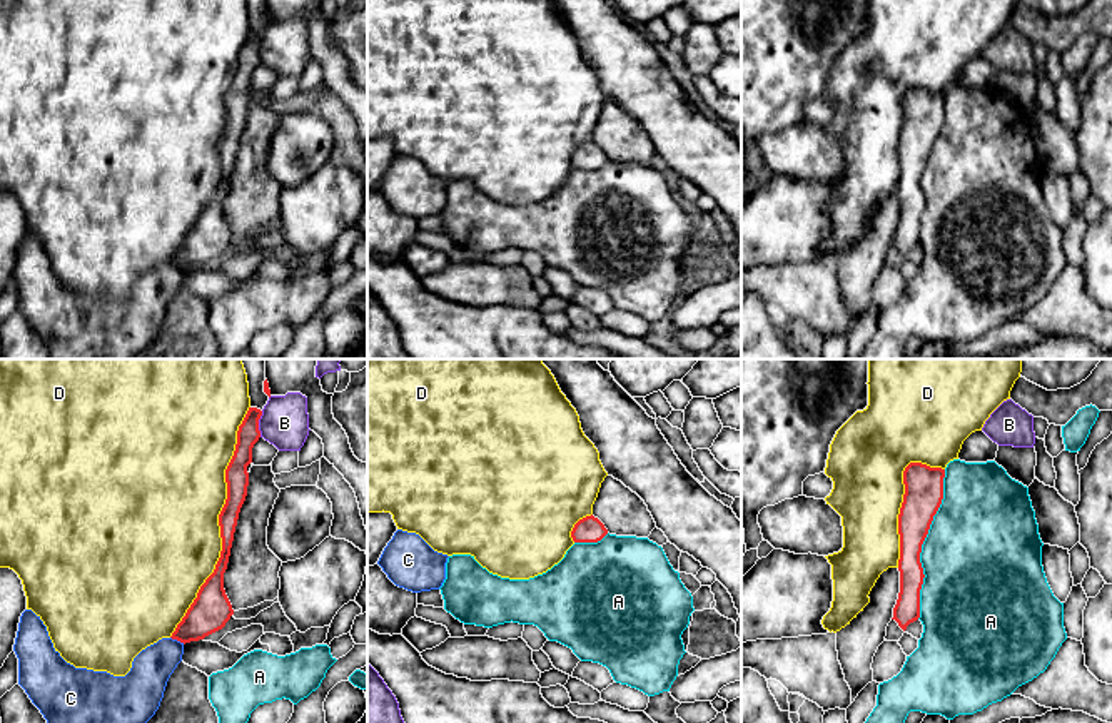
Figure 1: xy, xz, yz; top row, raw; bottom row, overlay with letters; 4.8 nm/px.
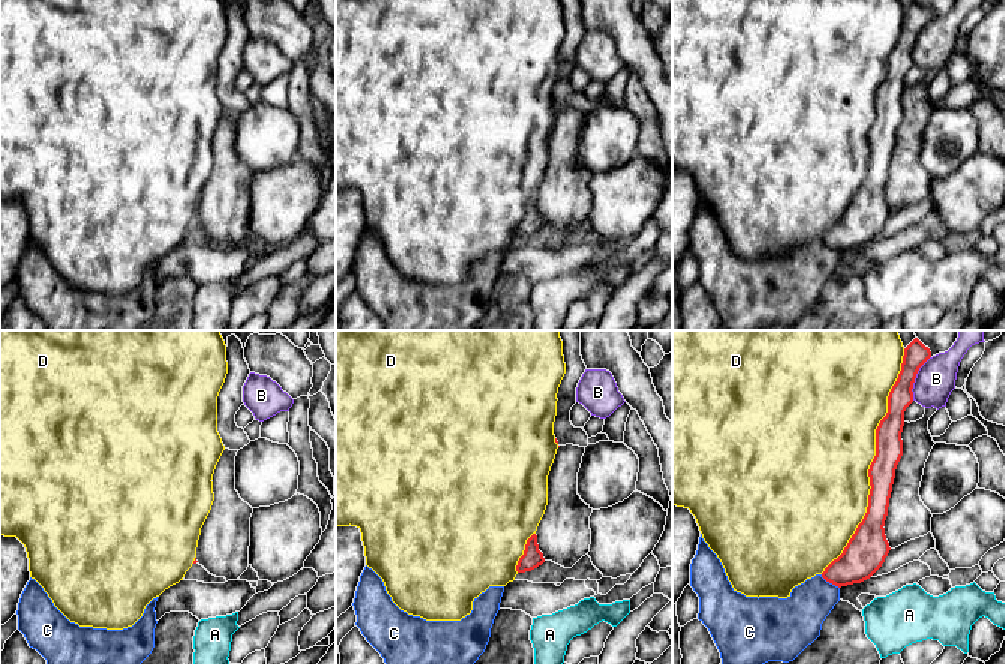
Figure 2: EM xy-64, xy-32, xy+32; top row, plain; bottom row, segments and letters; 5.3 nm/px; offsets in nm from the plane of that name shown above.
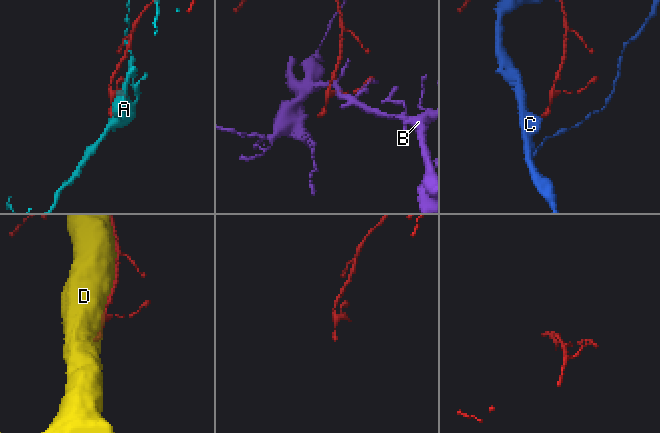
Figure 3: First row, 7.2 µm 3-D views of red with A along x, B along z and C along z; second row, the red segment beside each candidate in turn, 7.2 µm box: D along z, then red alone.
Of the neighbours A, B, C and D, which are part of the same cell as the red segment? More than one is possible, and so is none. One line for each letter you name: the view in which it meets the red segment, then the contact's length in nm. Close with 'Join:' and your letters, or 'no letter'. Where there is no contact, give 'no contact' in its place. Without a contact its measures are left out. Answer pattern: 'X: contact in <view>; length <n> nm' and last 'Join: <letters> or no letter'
Join: no letter

